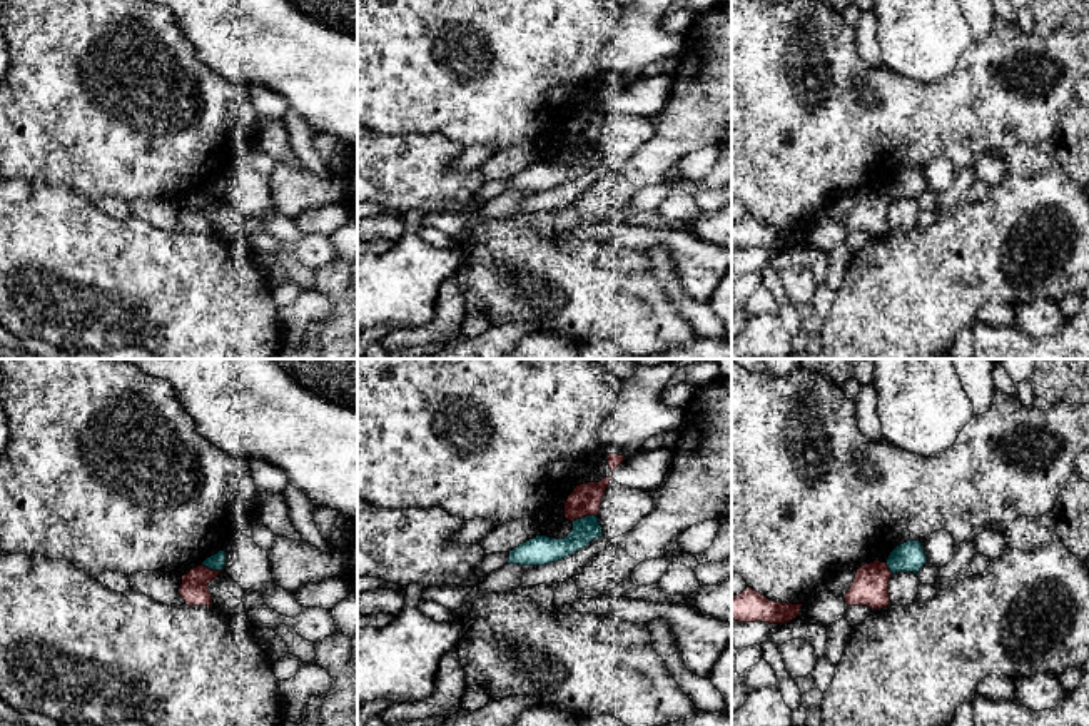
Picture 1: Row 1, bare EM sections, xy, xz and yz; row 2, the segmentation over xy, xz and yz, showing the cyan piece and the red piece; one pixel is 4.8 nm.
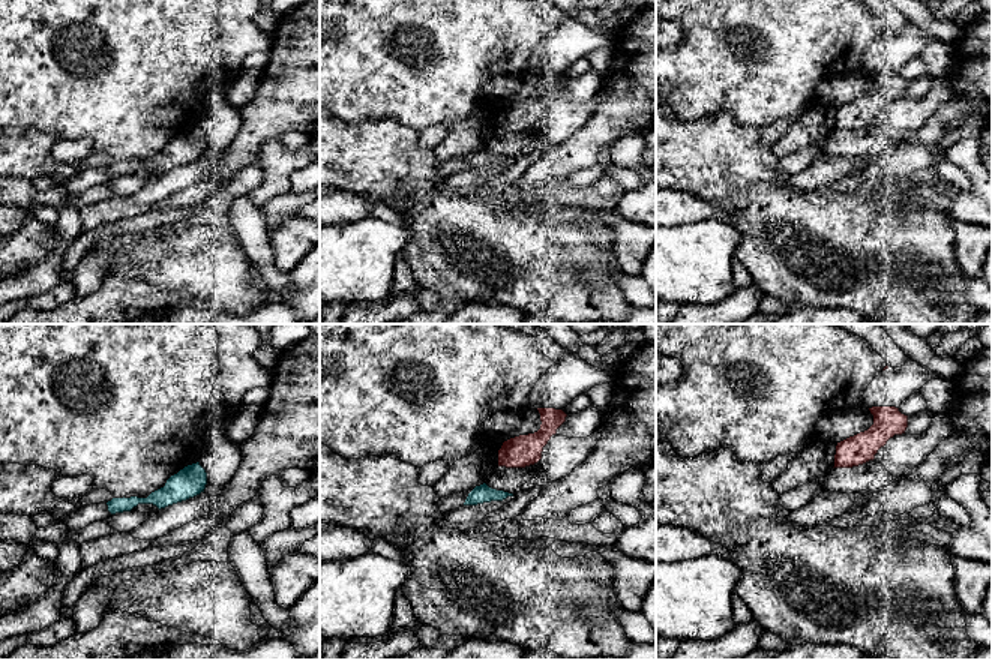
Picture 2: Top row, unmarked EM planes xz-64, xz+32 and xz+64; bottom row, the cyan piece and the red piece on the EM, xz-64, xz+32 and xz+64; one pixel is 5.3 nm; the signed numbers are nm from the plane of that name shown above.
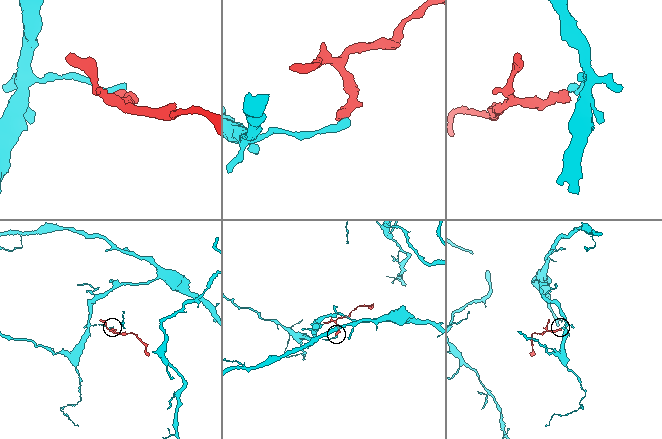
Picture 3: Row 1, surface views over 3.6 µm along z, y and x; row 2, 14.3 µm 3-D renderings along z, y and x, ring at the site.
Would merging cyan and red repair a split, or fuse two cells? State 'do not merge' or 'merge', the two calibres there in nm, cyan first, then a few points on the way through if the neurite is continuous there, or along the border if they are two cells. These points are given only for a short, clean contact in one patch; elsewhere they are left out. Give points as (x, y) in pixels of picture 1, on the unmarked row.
do not merge | 140/150 nm | along xz (595, 141), (573, 147)

